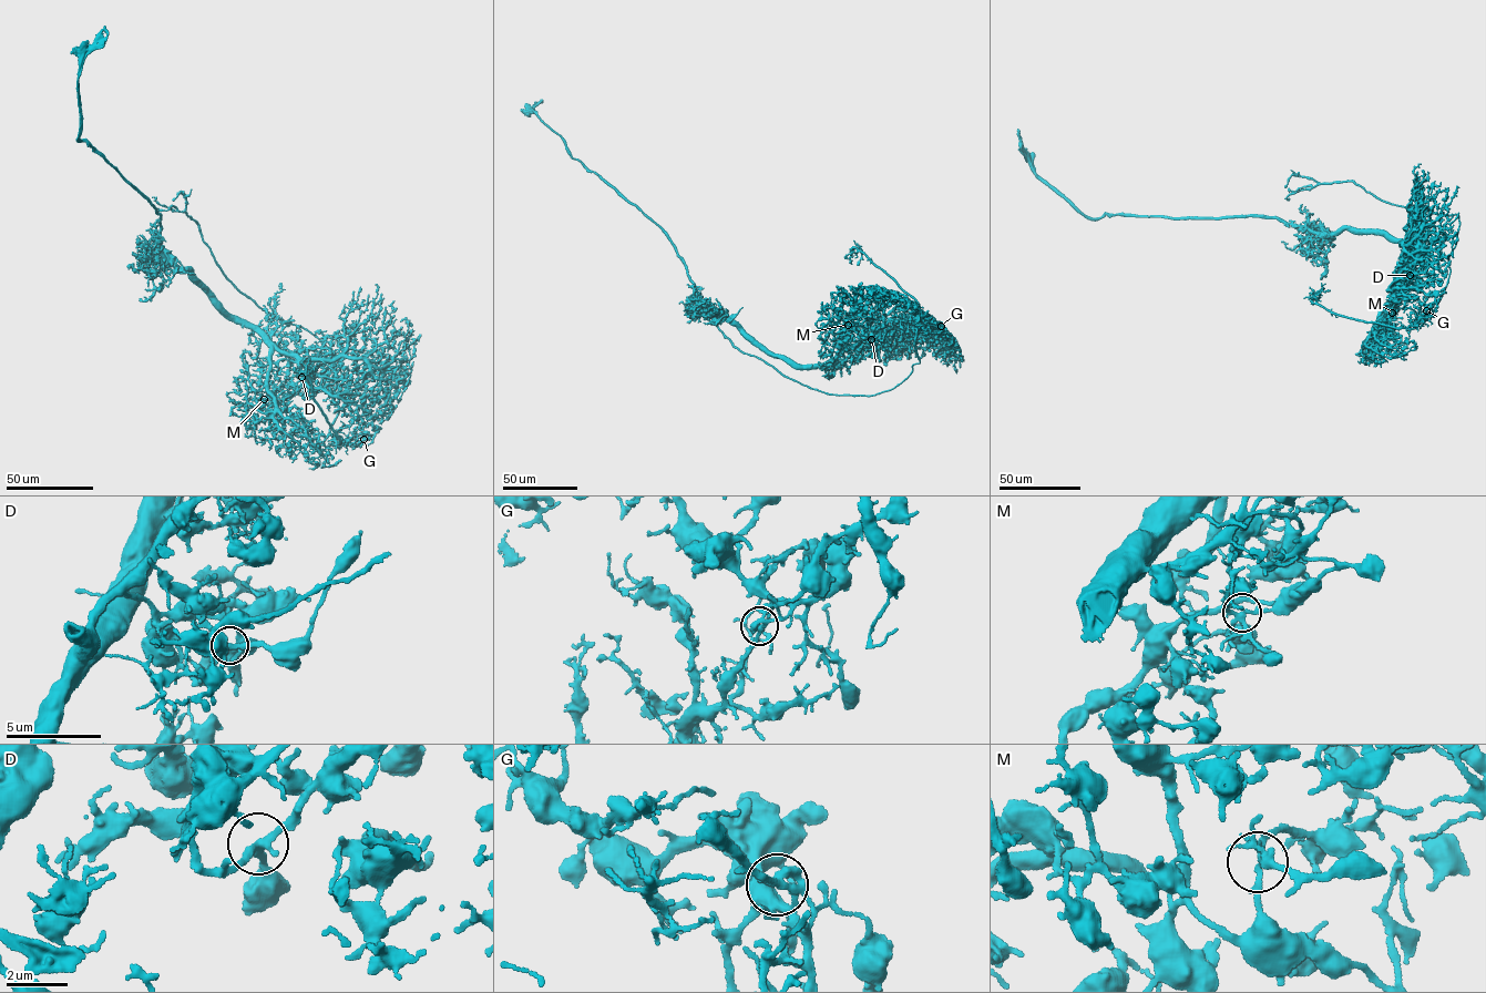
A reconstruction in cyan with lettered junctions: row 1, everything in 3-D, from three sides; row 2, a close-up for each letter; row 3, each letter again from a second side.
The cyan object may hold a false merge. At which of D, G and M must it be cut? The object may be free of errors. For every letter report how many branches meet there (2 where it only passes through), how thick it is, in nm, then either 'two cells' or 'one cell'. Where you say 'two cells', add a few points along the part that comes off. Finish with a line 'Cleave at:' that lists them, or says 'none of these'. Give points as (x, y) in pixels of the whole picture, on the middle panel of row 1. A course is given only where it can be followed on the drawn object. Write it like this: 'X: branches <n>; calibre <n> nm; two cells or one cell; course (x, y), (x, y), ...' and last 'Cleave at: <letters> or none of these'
D: branches 3; calibre 240 nm; one cell
G: branches 3; calibre 240 nm; two cells; course (941, 326), (919, 317), (920, 362), (892, 389), (834, 395), (733, 346), (695, 294), (686, 299)
M: branches 3; calibre 220 nm; one cell
Cleave at: G

